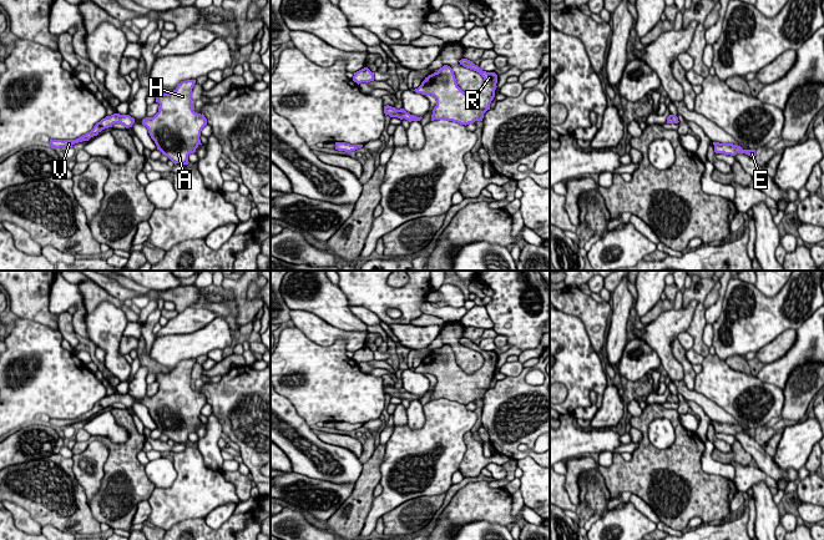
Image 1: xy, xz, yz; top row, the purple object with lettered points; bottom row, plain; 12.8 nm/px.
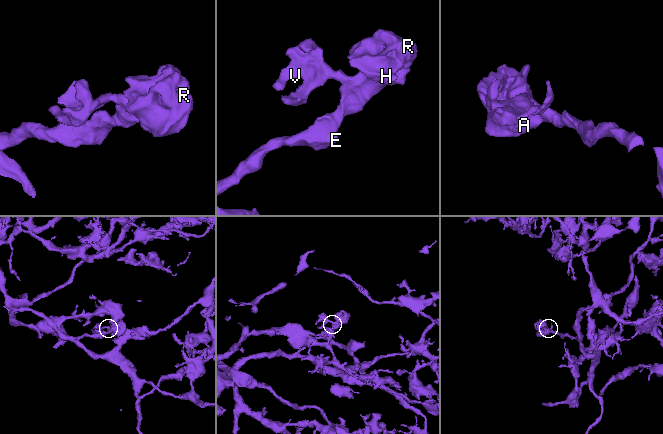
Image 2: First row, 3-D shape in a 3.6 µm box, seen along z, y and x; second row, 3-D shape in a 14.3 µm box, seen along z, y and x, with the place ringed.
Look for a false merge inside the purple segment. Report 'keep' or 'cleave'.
keep

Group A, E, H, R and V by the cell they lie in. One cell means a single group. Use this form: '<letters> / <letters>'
A E H R V

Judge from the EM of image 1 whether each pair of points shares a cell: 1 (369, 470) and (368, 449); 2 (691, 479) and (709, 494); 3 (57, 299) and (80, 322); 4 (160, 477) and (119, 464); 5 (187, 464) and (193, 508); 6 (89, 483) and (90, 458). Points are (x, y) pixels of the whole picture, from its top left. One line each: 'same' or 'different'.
1: different
2: same
3: same
4: different
5: same
6: same

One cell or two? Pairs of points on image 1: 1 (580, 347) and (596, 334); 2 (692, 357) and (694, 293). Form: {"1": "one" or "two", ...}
{"1": "two", "2": "two"}

